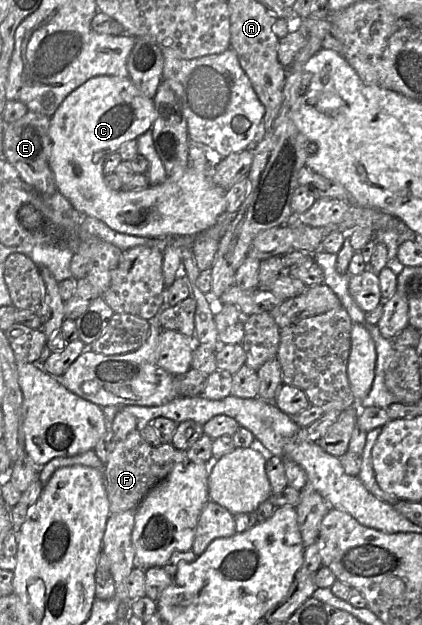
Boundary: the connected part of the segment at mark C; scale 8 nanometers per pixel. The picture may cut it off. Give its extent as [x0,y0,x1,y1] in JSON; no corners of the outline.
[49,75,227,238]

